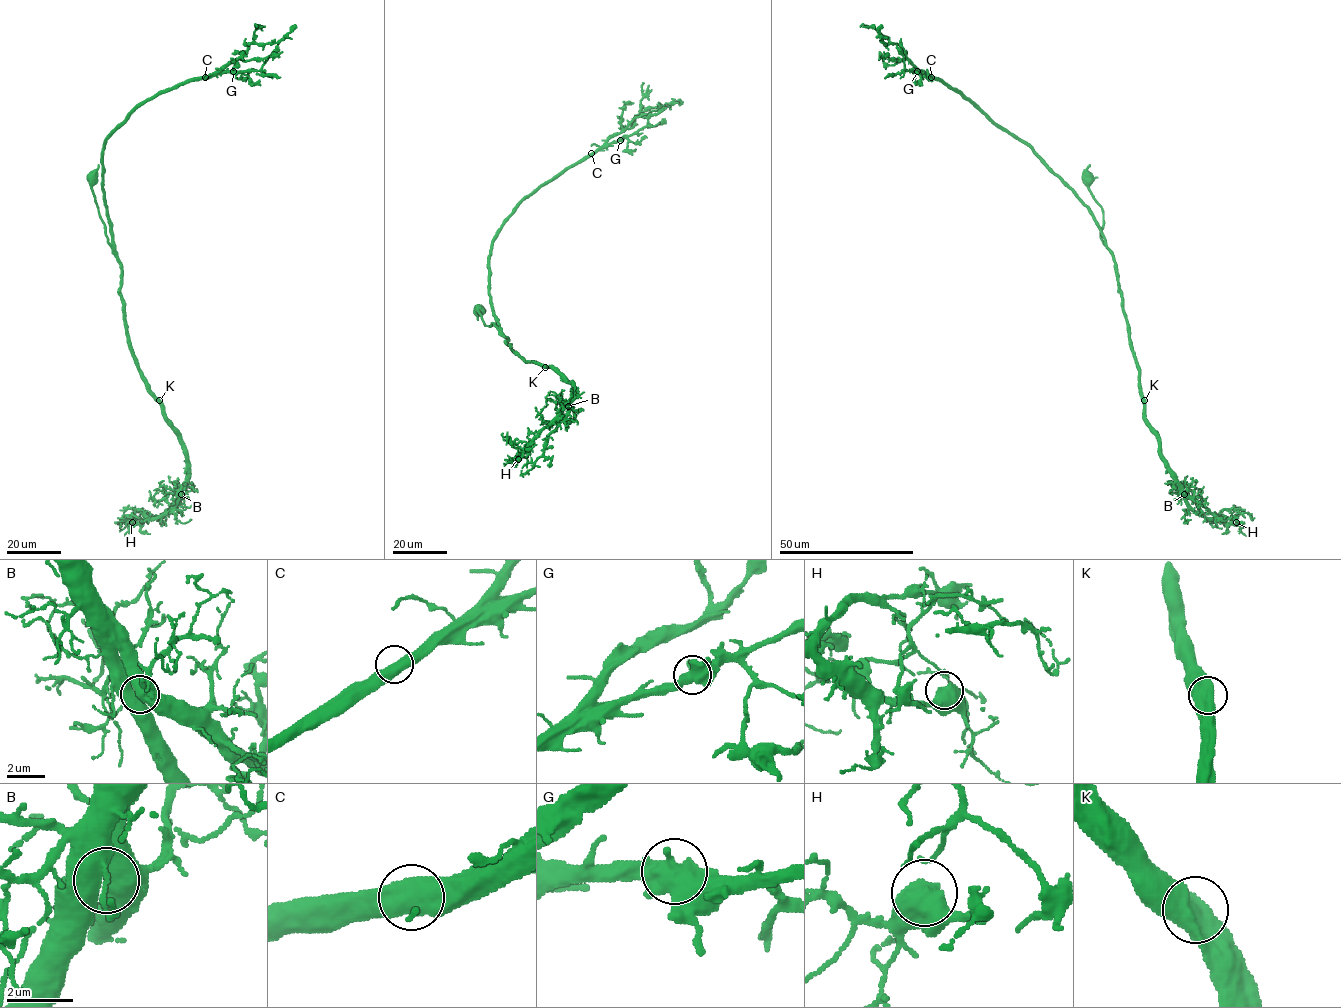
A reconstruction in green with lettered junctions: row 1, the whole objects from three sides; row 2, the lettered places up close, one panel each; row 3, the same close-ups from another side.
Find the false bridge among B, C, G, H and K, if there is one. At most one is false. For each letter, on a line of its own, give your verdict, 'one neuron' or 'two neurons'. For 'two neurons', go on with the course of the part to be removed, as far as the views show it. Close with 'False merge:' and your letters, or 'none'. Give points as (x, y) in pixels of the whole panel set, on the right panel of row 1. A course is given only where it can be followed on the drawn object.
B: one neuron
C: one neuron
G: one neuron
H: one neuron
K: one neuron
False merge: none

